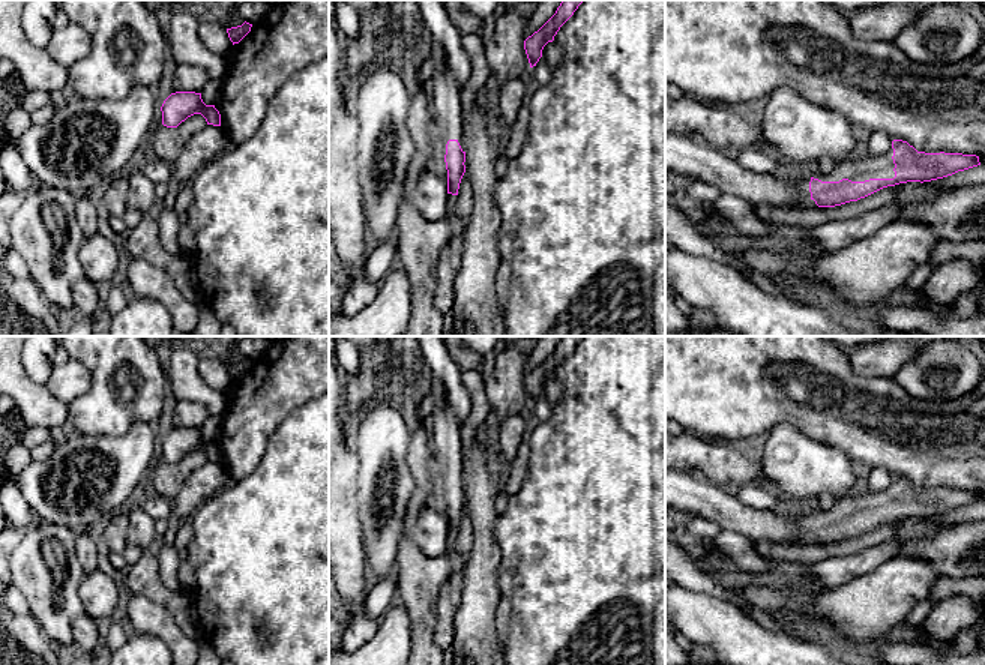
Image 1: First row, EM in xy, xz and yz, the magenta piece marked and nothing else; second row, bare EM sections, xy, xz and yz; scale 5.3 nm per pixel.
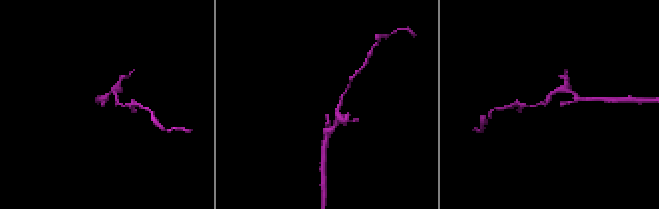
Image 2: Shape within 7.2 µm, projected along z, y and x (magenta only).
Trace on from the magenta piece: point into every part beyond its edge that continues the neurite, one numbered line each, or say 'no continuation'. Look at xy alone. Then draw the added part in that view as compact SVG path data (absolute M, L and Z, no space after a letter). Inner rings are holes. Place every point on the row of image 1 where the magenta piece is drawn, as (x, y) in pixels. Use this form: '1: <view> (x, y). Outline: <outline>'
no continuation

